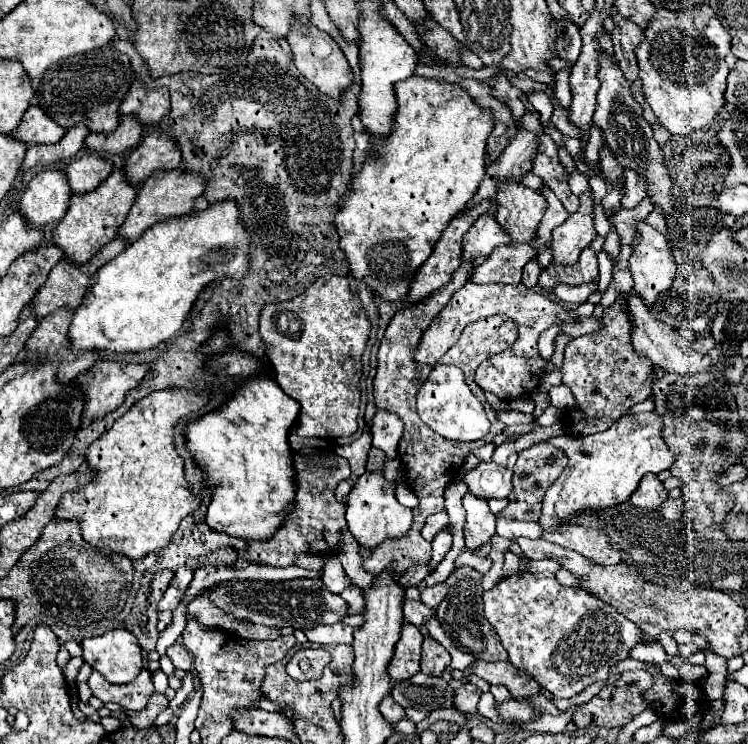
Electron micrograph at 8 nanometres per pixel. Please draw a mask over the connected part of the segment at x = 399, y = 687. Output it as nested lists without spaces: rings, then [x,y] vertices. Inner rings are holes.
[[[447,671],[443,673],[443,677],[429,677],[425,673],[417,673],[403,683],[395,683],[391,695],[401,707],[435,711],[439,707],[453,705],[453,689],[449,687],[451,681],[453,677]]]

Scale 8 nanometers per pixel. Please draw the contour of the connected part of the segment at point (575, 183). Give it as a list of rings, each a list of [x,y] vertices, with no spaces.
[[[575,170],[568,182],[572,193],[577,196],[591,189],[587,177],[579,170]]]

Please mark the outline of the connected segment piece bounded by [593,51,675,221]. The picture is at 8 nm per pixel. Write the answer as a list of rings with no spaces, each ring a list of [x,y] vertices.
[[[601,51],[601,69],[597,77],[601,81],[601,87],[597,91],[597,109],[593,115],[593,123],[601,127],[607,147],[611,149],[611,153],[615,155],[623,171],[633,169],[635,173],[647,179],[647,195],[651,197],[653,207],[661,207],[665,221],[669,221],[673,217],[673,207],[675,207],[671,199],[673,195],[671,175],[669,175],[669,169],[663,165],[665,157],[661,147],[653,139],[653,129],[641,117],[641,105],[631,95],[631,83],[623,77],[623,71],[619,69],[619,65],[607,59],[603,51]]]

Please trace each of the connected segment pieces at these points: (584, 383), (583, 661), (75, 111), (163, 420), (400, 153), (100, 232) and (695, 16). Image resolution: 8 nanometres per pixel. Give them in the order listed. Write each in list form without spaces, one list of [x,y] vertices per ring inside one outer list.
[[[619,293],[615,303],[603,311],[603,327],[599,331],[581,335],[567,343],[561,371],[563,383],[573,391],[575,405],[561,415],[561,421],[567,423],[569,435],[587,437],[591,433],[601,433],[623,415],[629,415],[635,403],[651,397],[655,367],[651,359],[637,355],[637,351],[633,349],[631,329],[633,325],[625,293]]]
[[[517,573],[501,579],[493,589],[483,595],[483,611],[509,653],[509,661],[531,675],[543,689],[555,697],[575,697],[595,681],[607,681],[609,671],[629,657],[633,645],[641,641],[641,629],[627,617],[619,615],[607,603],[599,603],[583,589],[561,585],[553,573]]]
[[[111,39],[107,47],[97,47],[95,51],[79,53],[51,65],[35,85],[35,95],[39,107],[61,127],[69,129],[83,123],[95,133],[111,133],[119,125],[119,105],[135,79],[139,79],[135,63],[129,55],[119,53]]]
[[[171,387],[171,389],[155,391],[149,397],[137,401],[123,417],[119,417],[113,423],[109,431],[105,431],[95,443],[91,443],[87,451],[87,463],[97,471],[97,475],[91,483],[63,495],[55,517],[81,519],[81,531],[87,543],[95,547],[107,545],[111,551],[123,553],[133,561],[145,557],[147,553],[161,551],[163,547],[167,547],[181,519],[193,511],[193,503],[195,503],[195,495],[191,493],[189,481],[185,477],[183,457],[175,449],[173,429],[181,417],[199,411],[209,403],[209,399],[211,399],[211,387],[203,387],[201,391]]]
[[[409,77],[395,85],[395,93],[399,107],[393,131],[385,139],[383,149],[369,153],[363,171],[351,179],[351,189],[341,201],[335,223],[341,237],[339,243],[349,259],[353,275],[359,281],[365,281],[379,297],[391,303],[401,303],[415,271],[431,255],[441,231],[477,193],[487,169],[485,147],[495,119],[491,111],[481,109],[473,97],[455,83]]]
[[[115,169],[97,189],[85,193],[85,195],[73,195],[71,205],[65,213],[65,217],[59,221],[57,229],[53,231],[53,243],[63,249],[65,257],[75,259],[75,263],[83,263],[91,259],[111,239],[117,237],[119,225],[125,221],[133,201],[137,195],[137,187],[133,187],[125,179],[123,169]]]
[[[707,3],[689,13],[657,9],[655,19],[647,25],[643,43],[637,47],[637,59],[645,101],[671,135],[707,129],[725,107],[723,93],[729,73],[725,55],[729,51],[731,37]]]

